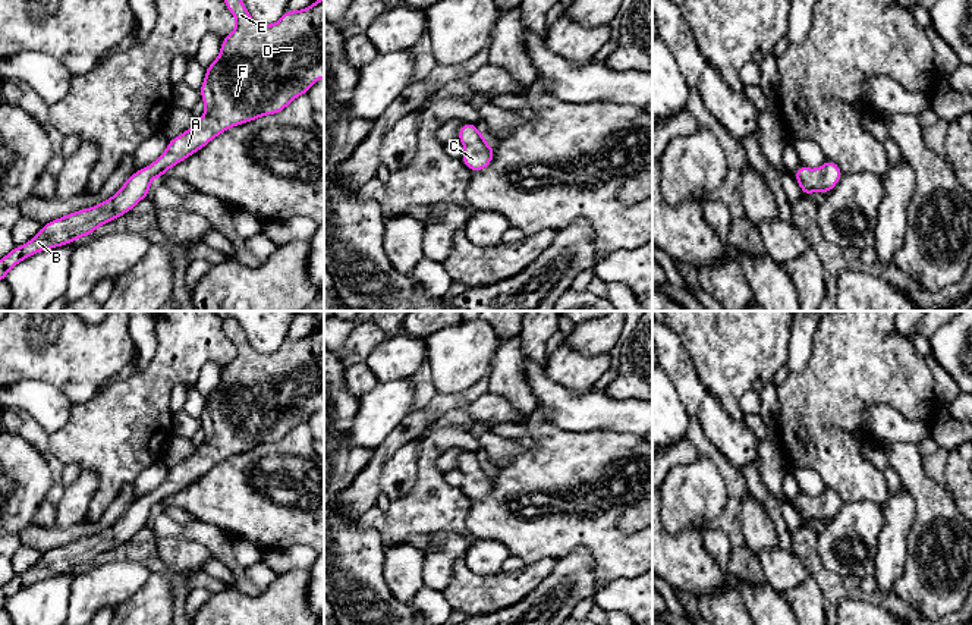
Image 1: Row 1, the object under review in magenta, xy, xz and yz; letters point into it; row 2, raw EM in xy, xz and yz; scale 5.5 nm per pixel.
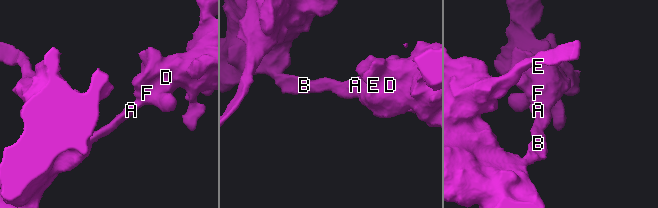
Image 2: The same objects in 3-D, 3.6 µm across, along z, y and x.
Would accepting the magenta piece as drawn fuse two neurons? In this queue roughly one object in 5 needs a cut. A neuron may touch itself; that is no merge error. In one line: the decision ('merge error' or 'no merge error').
no merge error

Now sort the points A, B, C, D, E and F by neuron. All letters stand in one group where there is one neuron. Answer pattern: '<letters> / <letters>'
A B C D E F

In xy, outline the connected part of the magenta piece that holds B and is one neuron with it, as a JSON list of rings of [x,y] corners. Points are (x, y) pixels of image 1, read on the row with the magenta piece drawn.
[[[223,0],[235,16],[236,28],[223,38],[217,59],[205,69],[199,87],[205,112],[186,132],[169,141],[166,151],[148,167],[136,170],[108,200],[43,224],[41,230],[26,244],[15,246],[0,260],[0,282],[25,258],[73,244],[91,235],[97,227],[126,214],[150,194],[150,182],[204,148],[224,131],[252,122],[265,114],[277,114],[296,97],[308,94],[309,88],[324,78],[324,0],[317,0],[306,9],[286,10],[273,25],[259,25],[251,16],[243,0]]]

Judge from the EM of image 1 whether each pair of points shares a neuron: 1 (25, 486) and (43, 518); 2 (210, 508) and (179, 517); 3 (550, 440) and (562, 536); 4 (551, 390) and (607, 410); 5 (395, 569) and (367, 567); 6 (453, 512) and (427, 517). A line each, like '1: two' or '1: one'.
1: two
2: two
3: one
4: one
5: two
6: one

